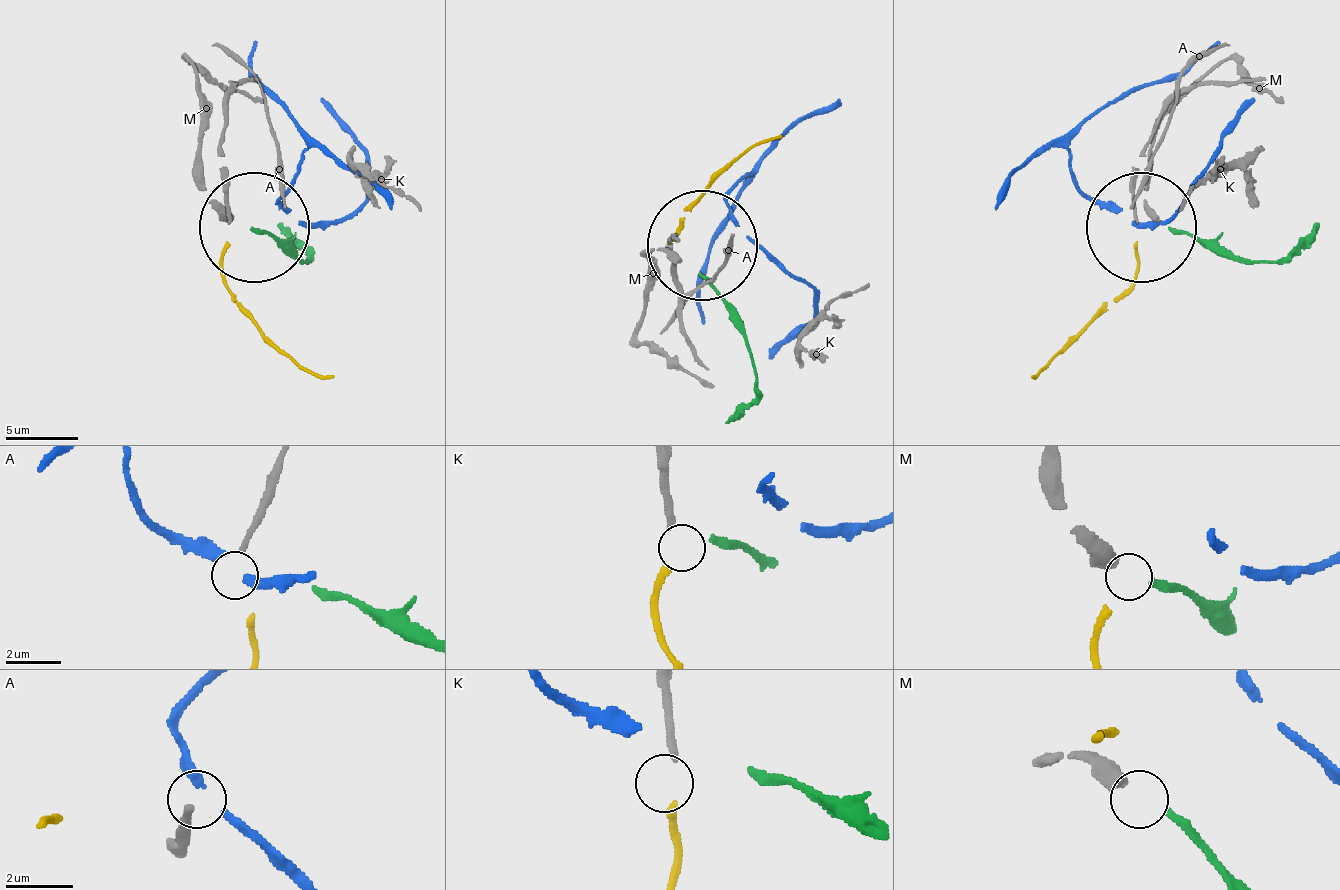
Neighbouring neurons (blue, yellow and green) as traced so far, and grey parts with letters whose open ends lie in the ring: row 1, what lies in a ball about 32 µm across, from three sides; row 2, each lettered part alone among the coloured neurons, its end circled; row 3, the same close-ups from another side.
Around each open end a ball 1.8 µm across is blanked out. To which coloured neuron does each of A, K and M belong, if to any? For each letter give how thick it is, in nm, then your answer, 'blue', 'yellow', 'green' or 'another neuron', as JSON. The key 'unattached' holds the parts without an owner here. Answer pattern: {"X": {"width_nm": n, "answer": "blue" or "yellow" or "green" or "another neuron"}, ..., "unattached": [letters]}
{"A": {"width_nm": 220, "answer": "another neuron"}, "K": {"width_nm": 240, "answer": "yellow"}, "M": {"width_nm": 500, "answer": "green"}, "unattached": ["A"]}

